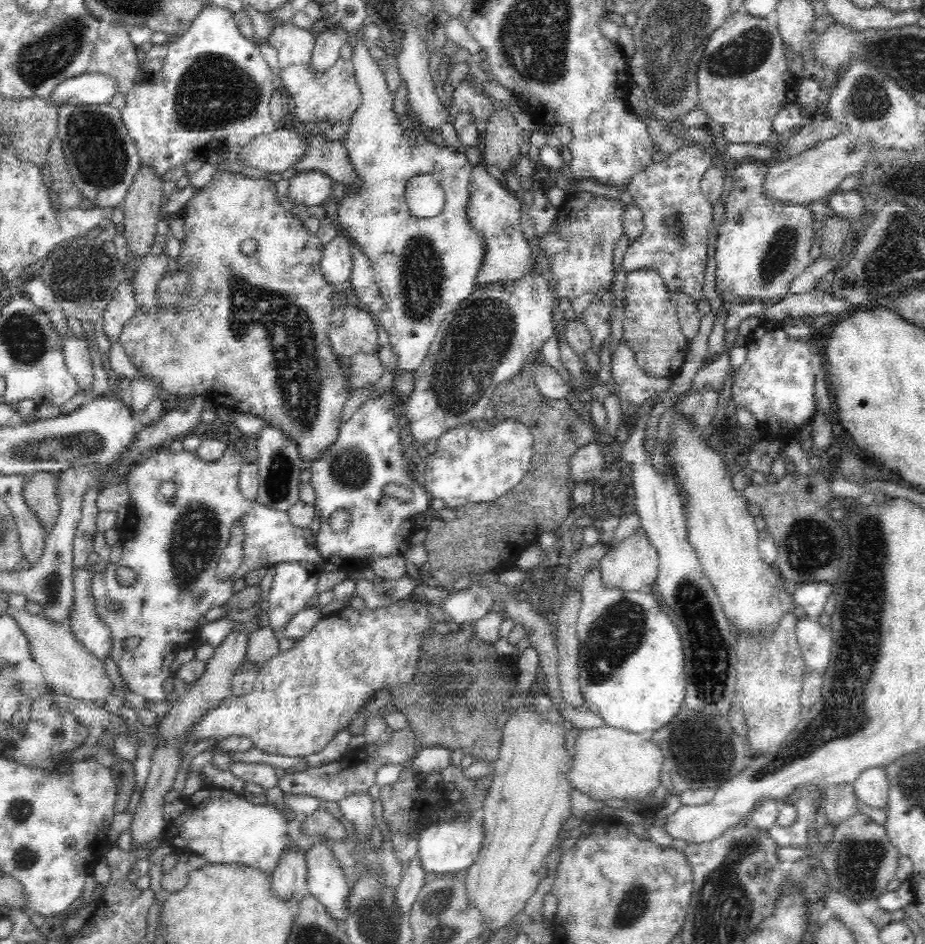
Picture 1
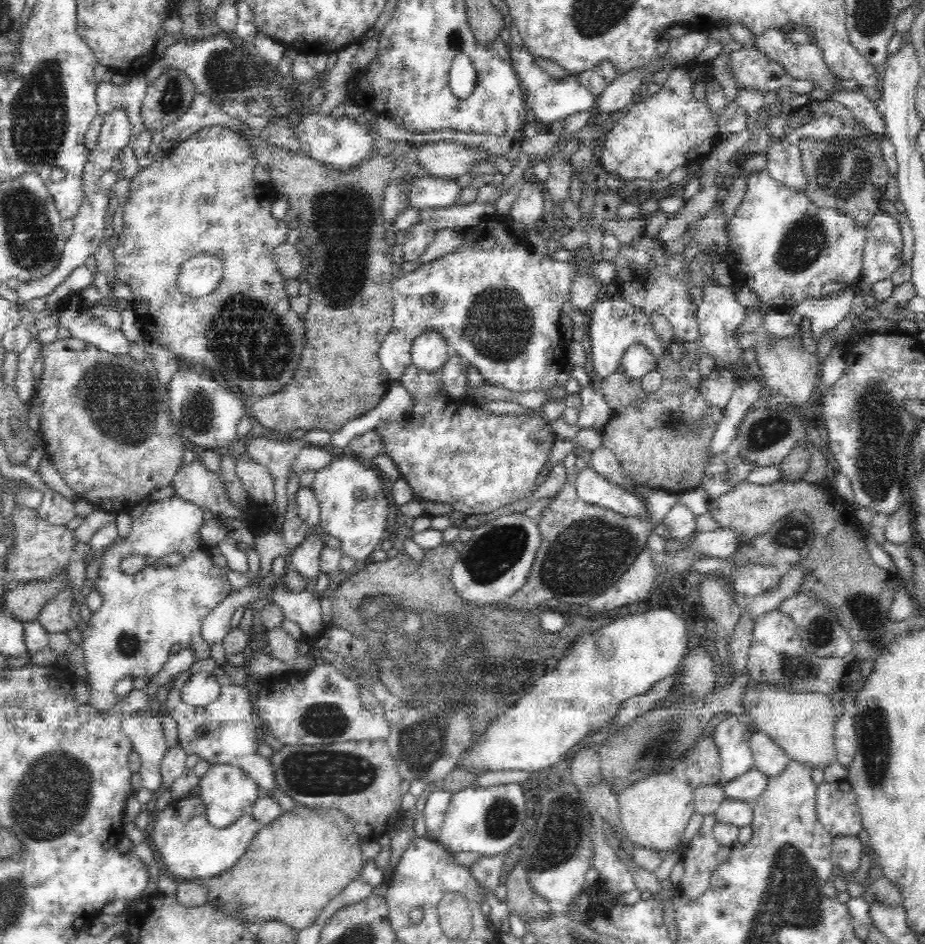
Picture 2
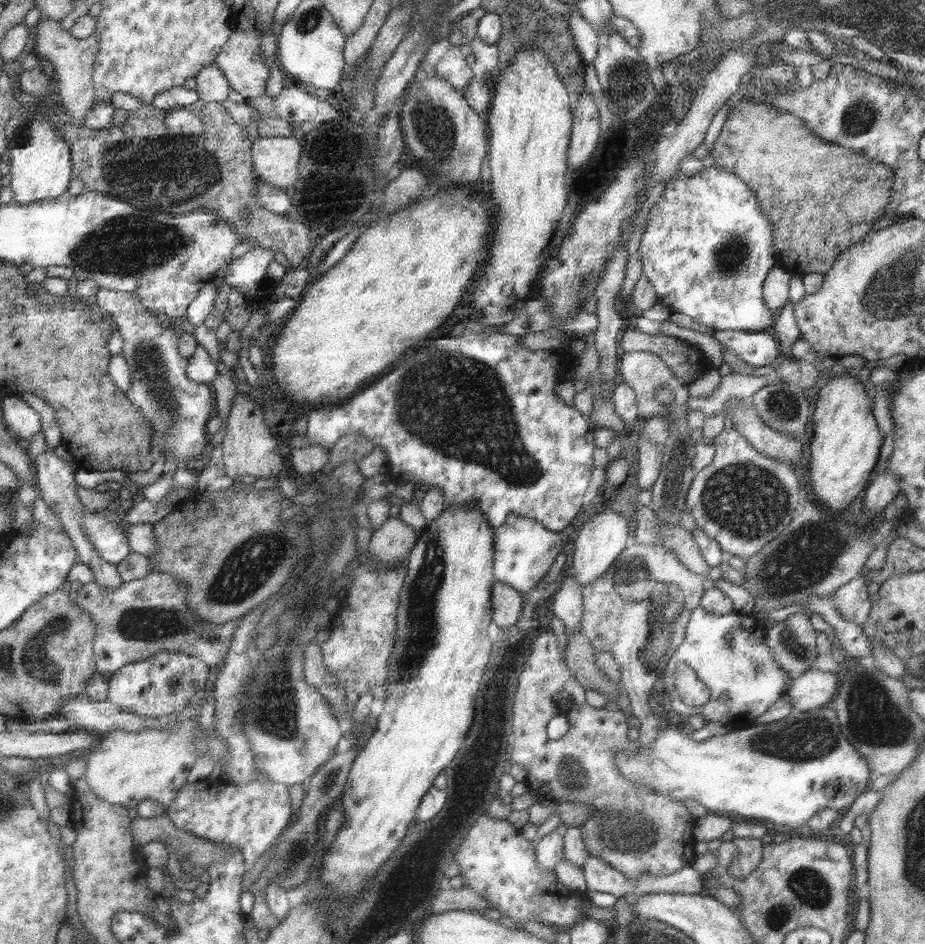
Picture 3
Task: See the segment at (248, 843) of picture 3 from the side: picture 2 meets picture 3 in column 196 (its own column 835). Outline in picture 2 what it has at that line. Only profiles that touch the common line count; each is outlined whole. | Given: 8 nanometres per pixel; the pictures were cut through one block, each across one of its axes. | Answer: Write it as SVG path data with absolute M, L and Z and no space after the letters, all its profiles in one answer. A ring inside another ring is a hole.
M848 780L820 784L816 790L816 812L824 830L828 830L834 838L858 838L858 834L864 832L858 796Z

